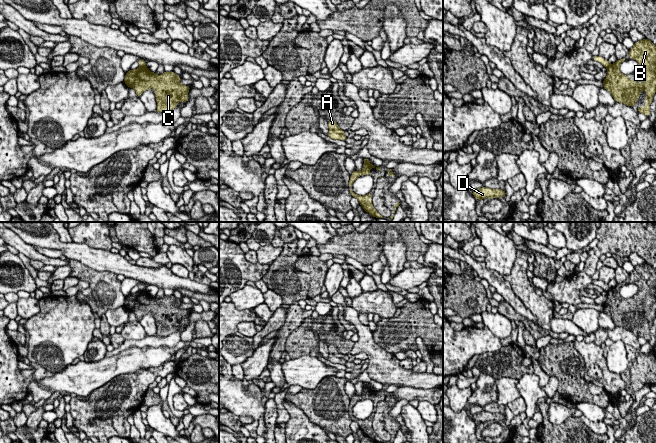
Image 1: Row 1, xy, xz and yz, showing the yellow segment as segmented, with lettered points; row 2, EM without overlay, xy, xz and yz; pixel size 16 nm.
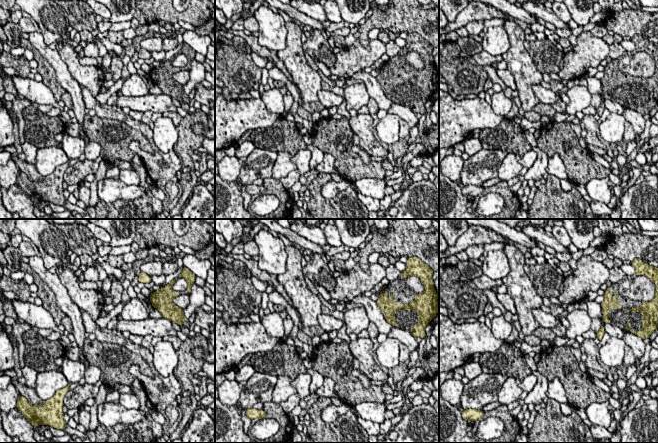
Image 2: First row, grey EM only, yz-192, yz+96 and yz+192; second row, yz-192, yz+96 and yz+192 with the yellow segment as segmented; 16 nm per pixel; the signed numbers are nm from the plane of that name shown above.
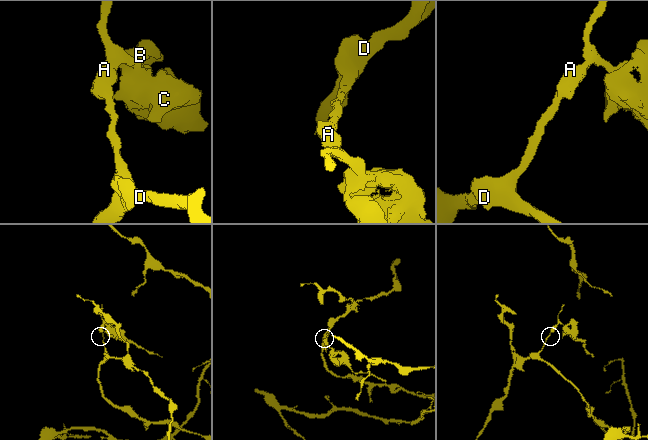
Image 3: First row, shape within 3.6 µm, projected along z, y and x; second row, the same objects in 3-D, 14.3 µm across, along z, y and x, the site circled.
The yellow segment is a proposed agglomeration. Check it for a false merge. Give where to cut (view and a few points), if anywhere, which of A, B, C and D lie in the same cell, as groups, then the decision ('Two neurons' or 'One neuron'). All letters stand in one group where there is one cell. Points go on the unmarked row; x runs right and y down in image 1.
Split along yz (610, 288), (606, 291). Groups: A D / B C. Two neurons

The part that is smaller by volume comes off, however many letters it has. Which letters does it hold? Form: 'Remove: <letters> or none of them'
Remove: B, C

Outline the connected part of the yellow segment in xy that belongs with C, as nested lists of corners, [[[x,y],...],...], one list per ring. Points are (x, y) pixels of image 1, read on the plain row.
[[[140,290],[126,296],[124,307],[129,312],[135,313],[137,321],[144,315],[152,313],[157,326],[156,336],[168,336],[175,333],[179,326],[189,325],[187,318],[191,312],[181,309],[181,303],[173,295],[164,295],[158,299],[156,296],[151,296],[147,290]]]

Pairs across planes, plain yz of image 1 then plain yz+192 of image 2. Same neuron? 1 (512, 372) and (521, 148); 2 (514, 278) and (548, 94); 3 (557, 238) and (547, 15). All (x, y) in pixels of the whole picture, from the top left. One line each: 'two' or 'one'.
1: one
2: two
3: two

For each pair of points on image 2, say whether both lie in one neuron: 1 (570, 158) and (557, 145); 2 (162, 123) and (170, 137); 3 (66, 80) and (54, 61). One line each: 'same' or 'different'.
1: same
2: same
3: same

